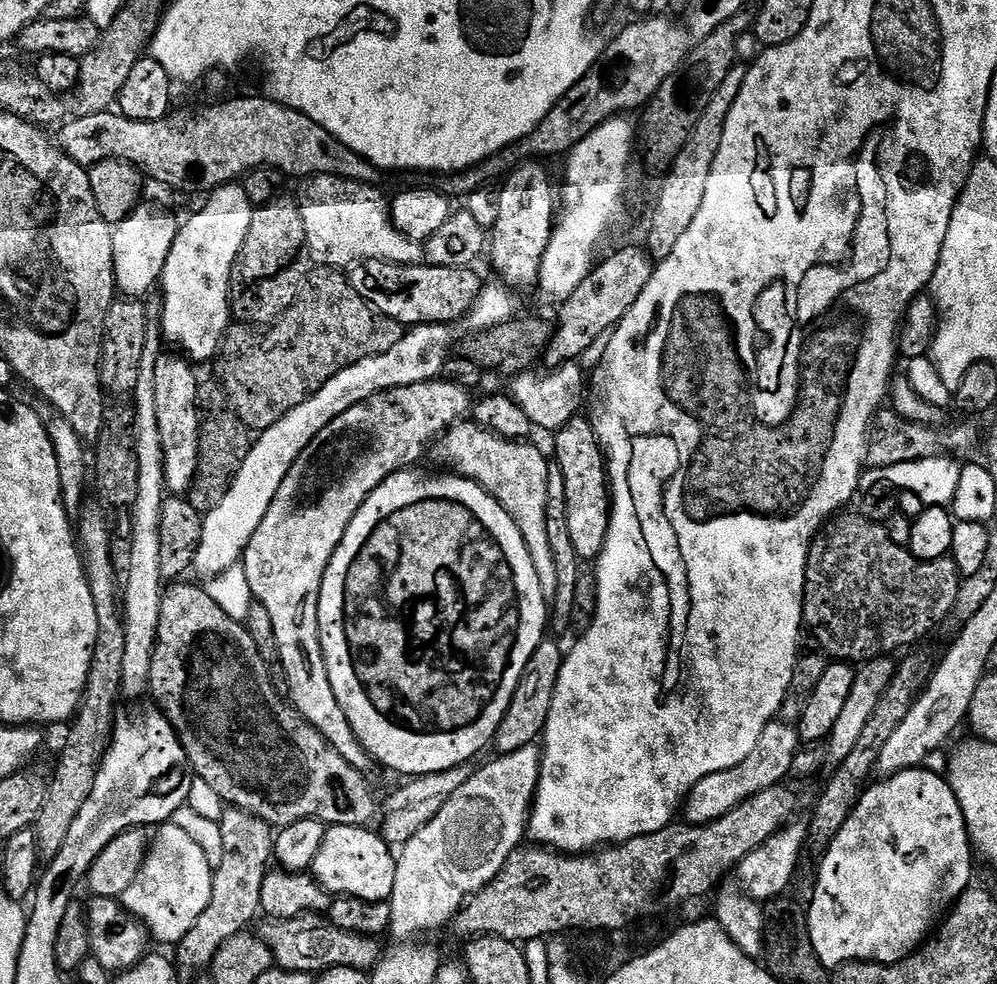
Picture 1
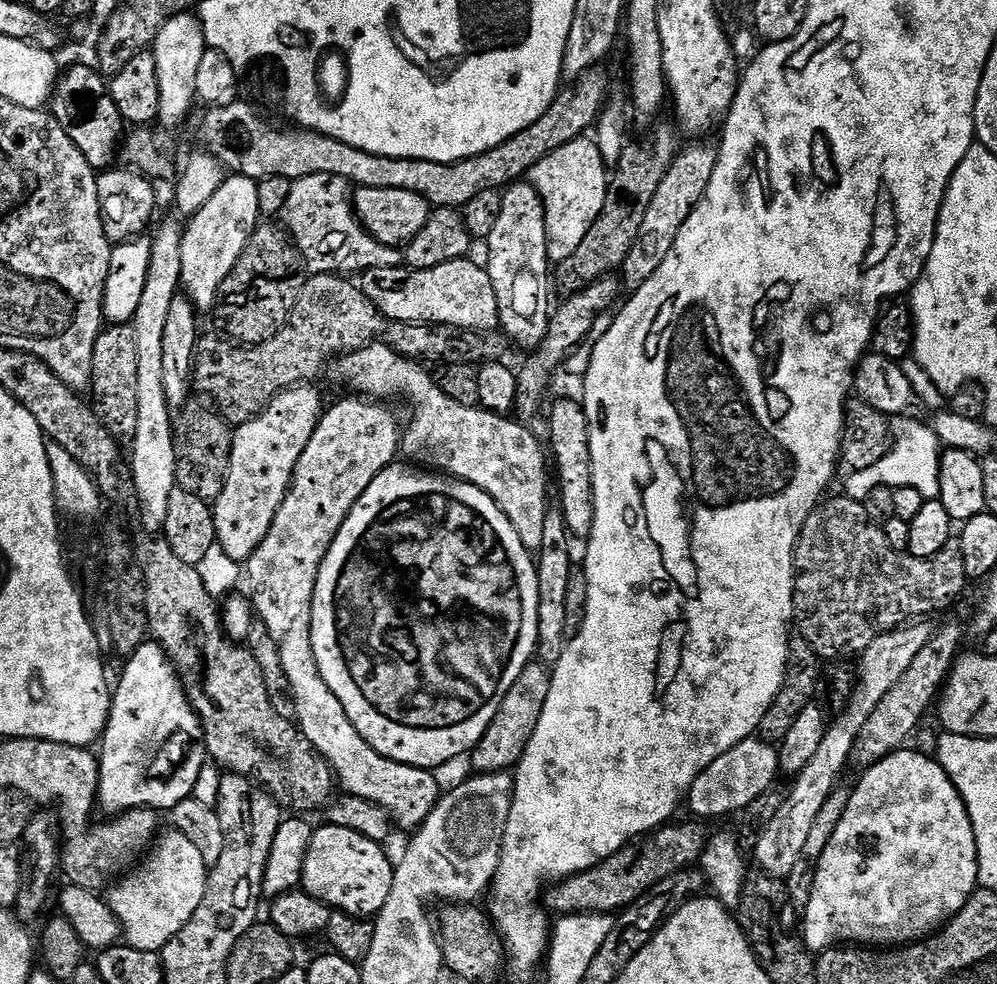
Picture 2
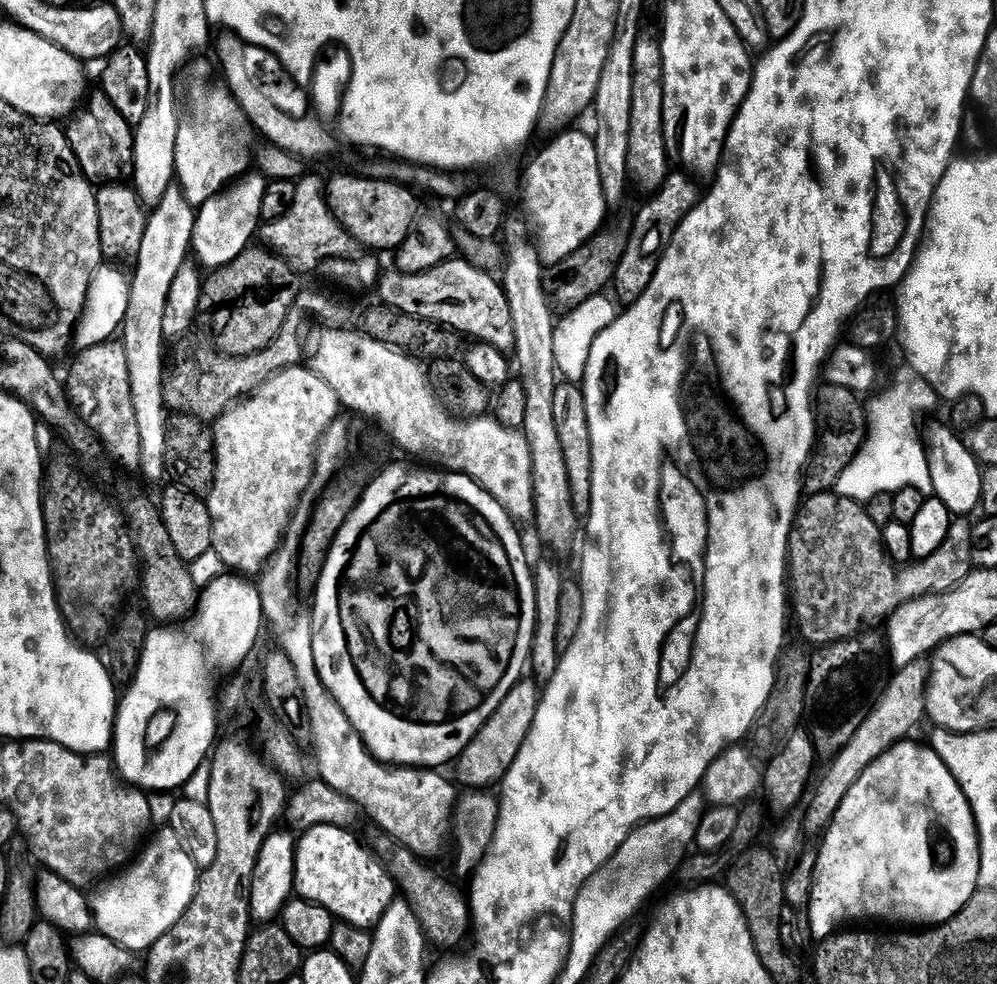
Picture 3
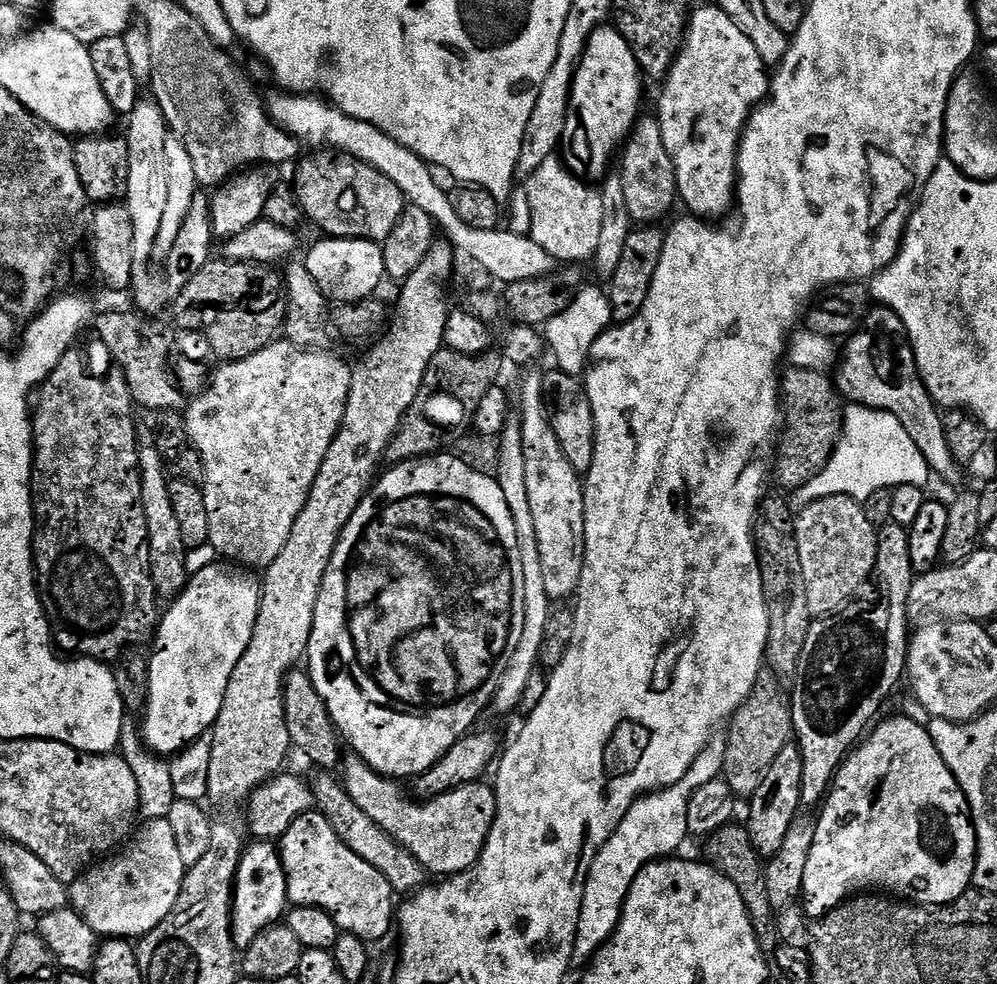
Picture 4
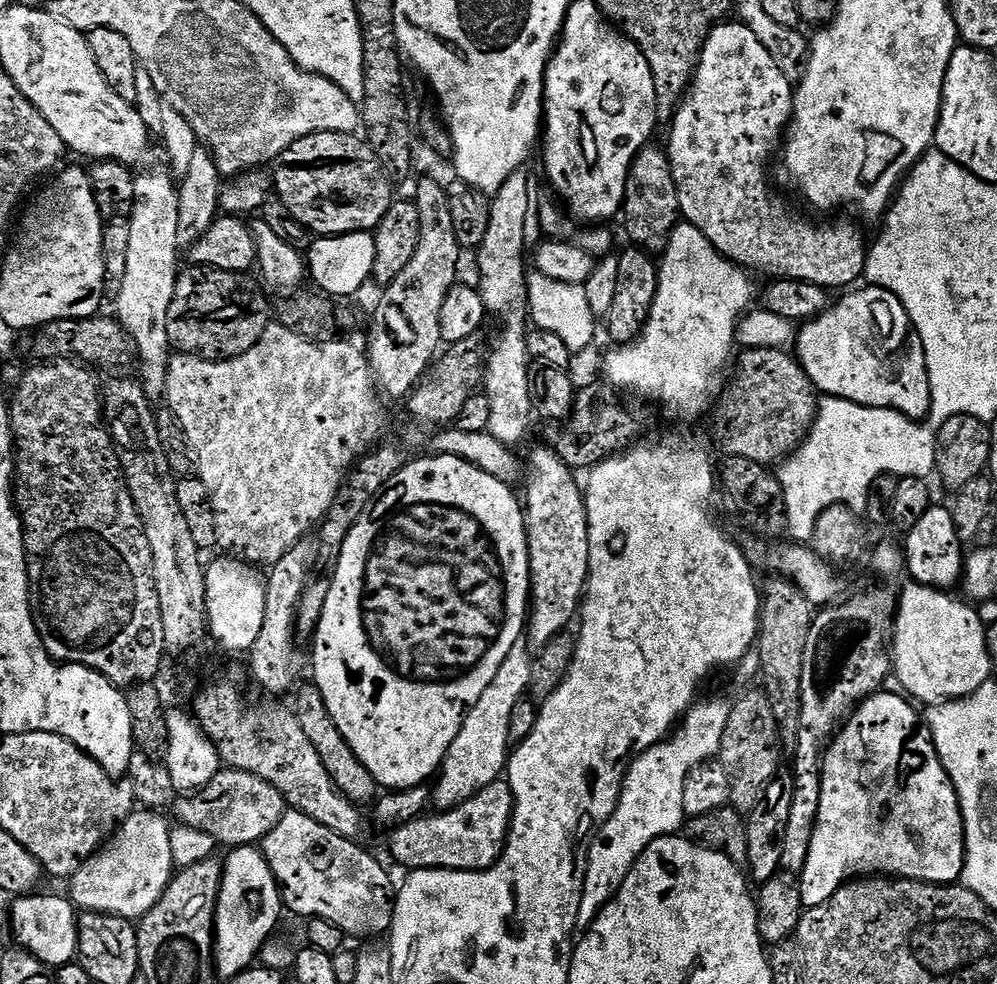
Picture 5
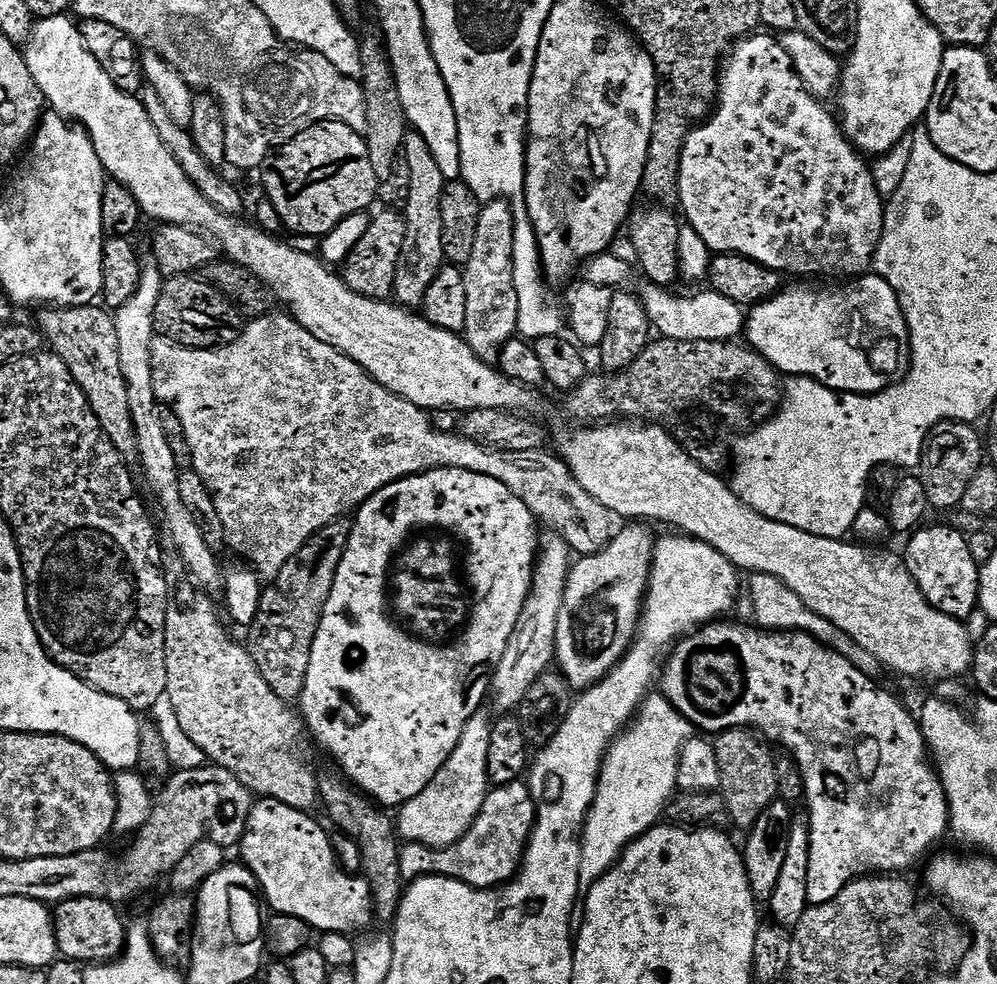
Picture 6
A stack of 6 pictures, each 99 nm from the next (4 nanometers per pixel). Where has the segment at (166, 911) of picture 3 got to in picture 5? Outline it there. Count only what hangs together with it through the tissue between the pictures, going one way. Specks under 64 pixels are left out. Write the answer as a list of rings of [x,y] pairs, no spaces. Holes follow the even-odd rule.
[[[134,810],[96,853],[70,878],[70,899],[77,909],[139,921],[162,898],[174,875],[170,824],[156,810]]]

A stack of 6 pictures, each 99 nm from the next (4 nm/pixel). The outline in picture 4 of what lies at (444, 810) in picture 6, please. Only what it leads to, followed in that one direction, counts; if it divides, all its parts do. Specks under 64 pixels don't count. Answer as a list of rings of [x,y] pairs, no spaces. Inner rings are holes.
[[[527,510],[521,511],[516,516],[516,533],[518,534],[518,558],[522,558],[522,587],[526,597],[526,614],[522,622],[522,638],[518,638],[518,646],[510,658],[510,666],[506,666],[506,674],[502,674],[502,682],[498,682],[498,690],[491,703],[493,709],[513,713],[520,707],[522,694],[526,691],[526,682],[530,679],[530,674],[537,671],[540,664],[542,634],[546,634],[548,615],[554,611],[542,579],[542,558],[538,555],[538,538],[534,534],[534,518],[530,518]]]

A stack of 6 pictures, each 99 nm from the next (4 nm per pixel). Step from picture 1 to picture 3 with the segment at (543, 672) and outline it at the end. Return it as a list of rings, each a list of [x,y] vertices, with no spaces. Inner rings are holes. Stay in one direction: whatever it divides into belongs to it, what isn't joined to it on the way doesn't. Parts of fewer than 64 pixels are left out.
[[[521,678],[519,682],[512,685],[510,694],[502,698],[502,706],[498,706],[498,710],[490,714],[482,730],[474,734],[466,750],[462,750],[462,754],[456,757],[454,769],[456,768],[457,785],[465,784],[468,788],[488,788],[491,784],[496,786],[503,781],[510,766],[514,766],[514,758],[518,758],[518,750],[522,750],[534,726],[541,695],[536,681],[531,678]]]

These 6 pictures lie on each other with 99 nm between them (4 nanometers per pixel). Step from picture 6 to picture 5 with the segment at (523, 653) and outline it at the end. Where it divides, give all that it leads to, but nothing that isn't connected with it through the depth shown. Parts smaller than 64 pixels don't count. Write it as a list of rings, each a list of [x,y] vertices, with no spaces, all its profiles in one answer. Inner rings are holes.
[[[551,447],[536,448],[532,452],[532,457],[529,458],[528,464],[526,460],[526,476],[528,472],[528,504],[524,508],[524,526],[528,533],[528,574],[530,577],[530,607],[526,613],[526,644],[529,649],[539,650],[546,646],[546,642],[550,642],[550,638],[561,635],[565,631],[564,628],[568,623],[577,619],[578,613],[582,607],[584,599],[584,585],[588,582],[588,561],[582,558],[582,545],[585,543],[586,536],[582,531],[582,526],[587,525],[588,511],[584,505],[584,492],[576,485],[573,469],[562,462],[560,455]]]

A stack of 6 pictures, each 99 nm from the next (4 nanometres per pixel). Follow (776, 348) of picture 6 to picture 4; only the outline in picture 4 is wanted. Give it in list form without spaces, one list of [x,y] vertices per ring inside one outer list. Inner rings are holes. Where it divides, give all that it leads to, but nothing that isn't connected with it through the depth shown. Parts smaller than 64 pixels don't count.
[[[876,306],[873,309],[873,312],[871,309],[866,316],[866,324],[872,329],[869,332],[857,330],[847,337],[844,361],[839,361],[840,373],[834,376],[834,383],[845,401],[856,406],[874,408],[878,412],[894,414],[894,418],[902,422],[906,434],[910,434],[910,438],[918,446],[929,469],[935,475],[937,472],[944,480],[956,480],[962,468],[954,454],[950,454],[950,446],[946,442],[944,416],[938,411],[936,401],[932,399],[920,378],[920,371],[916,368],[916,357],[911,354],[905,354],[901,360],[896,356],[888,357],[896,344],[895,332],[901,331],[901,322],[895,312],[886,307]],[[896,372],[900,376],[896,376]],[[888,380],[892,380],[892,388],[888,385]]]

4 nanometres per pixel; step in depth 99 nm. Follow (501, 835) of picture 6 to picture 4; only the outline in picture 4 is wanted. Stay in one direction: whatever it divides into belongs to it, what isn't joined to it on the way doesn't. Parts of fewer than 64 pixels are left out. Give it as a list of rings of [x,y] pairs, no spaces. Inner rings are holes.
[[[355,754],[343,757],[343,768],[342,783],[350,798],[394,842],[403,846],[424,867],[425,873],[447,878],[476,865],[496,817],[496,790],[491,783],[464,784],[453,792],[421,802],[409,793],[408,797],[395,779],[381,776]]]

